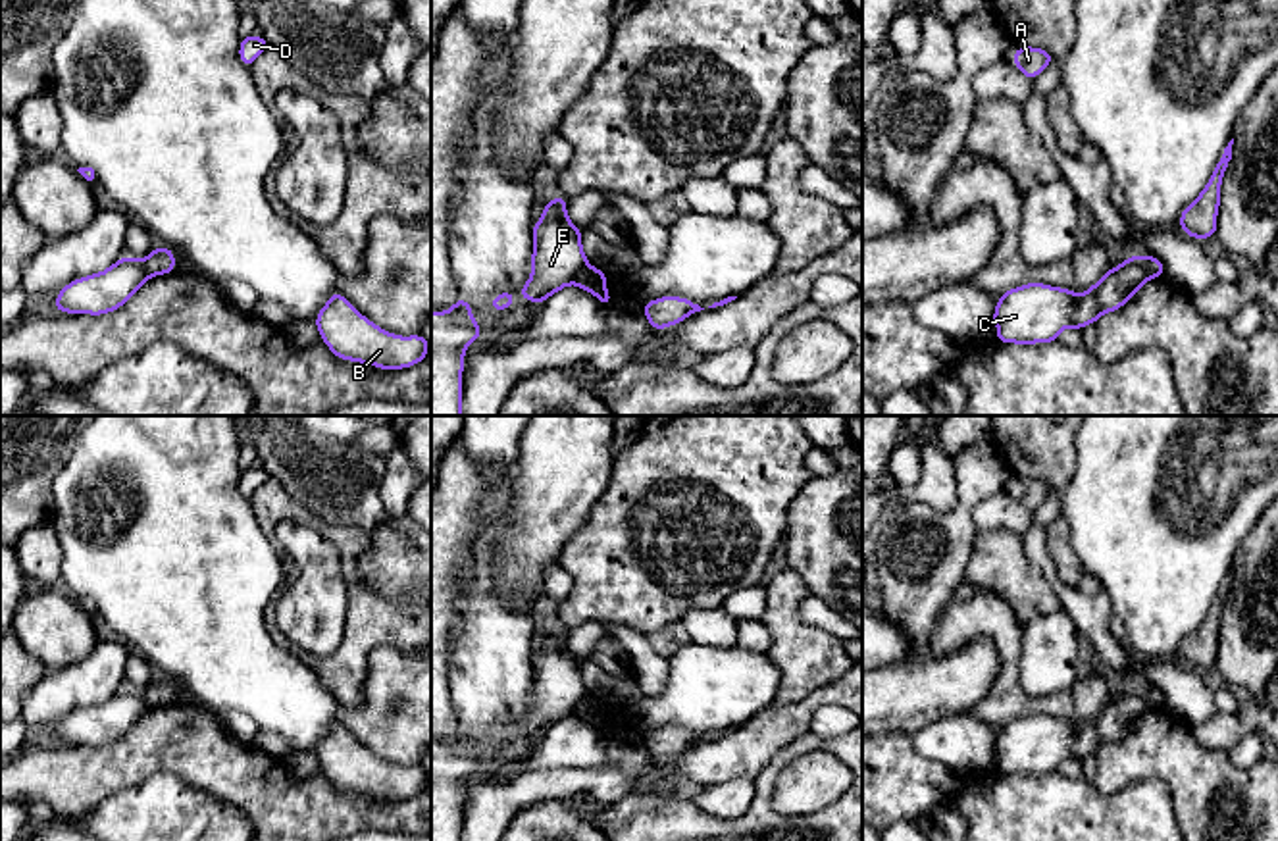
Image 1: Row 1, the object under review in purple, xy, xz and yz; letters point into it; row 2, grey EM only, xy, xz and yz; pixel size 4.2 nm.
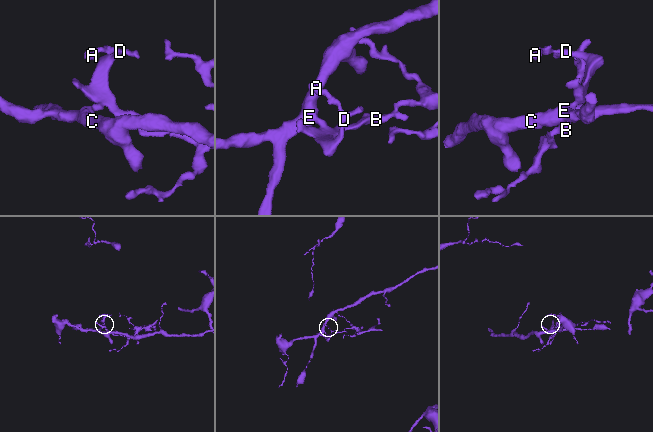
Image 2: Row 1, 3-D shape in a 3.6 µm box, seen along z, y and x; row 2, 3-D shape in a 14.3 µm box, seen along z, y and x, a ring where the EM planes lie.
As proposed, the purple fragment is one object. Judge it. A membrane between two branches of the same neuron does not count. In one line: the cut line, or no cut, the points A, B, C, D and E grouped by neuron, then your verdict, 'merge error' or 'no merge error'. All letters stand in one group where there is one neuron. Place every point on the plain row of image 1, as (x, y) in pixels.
cut yz (1138, 688), (1155, 707); groups A B D / C E; merge error

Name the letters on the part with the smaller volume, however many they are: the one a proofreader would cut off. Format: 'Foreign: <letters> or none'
Foreign: A, B, D

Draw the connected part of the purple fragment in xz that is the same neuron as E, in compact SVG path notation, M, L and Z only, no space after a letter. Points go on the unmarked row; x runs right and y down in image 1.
M554 627L533 654L533 701L522 718L524 731L543 735L550 726L572 716L587 697L581 660L568 650L566 633L568 629Z

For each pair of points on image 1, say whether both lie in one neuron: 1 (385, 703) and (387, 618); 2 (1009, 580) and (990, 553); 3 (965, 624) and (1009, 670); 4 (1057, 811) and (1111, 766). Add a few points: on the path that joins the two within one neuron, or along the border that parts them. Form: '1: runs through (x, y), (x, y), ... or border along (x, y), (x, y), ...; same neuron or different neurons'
1: border along (410, 651), (378, 647), (370, 655), (364, 686); different neurons
2: runs through (1007, 574), (996, 559); same neuron
3: runs through (980, 624), (1007, 647), (1009, 655); same neuron
4: border along (1090, 782), (1103, 793), (1117, 793), (1136, 782); different neurons

